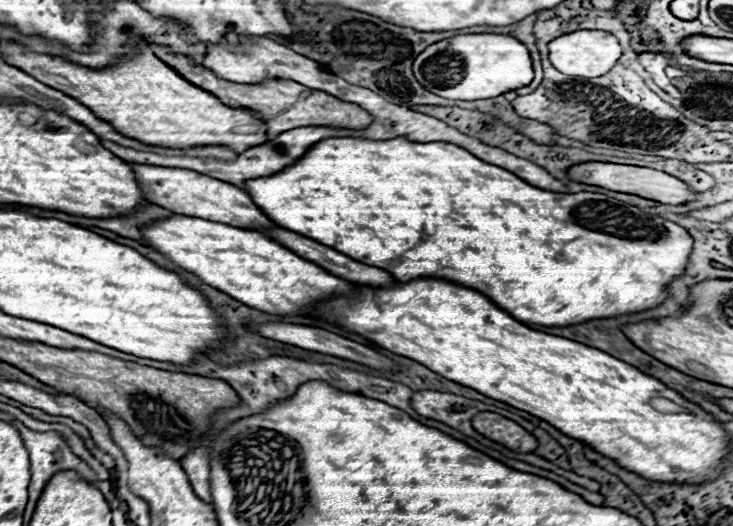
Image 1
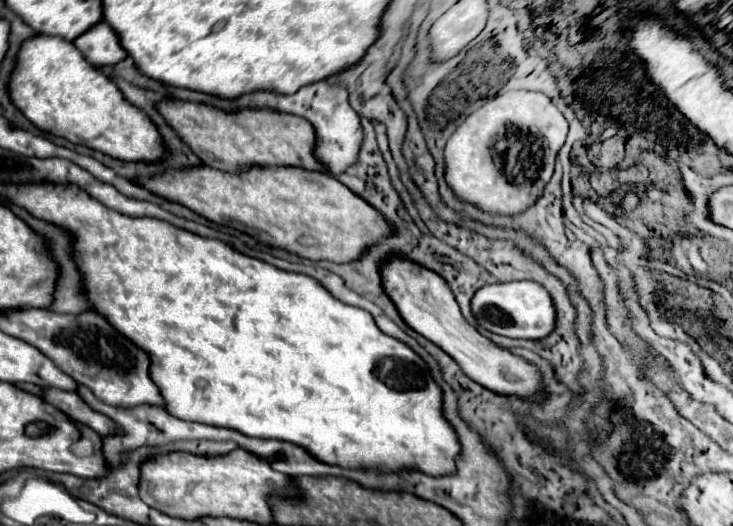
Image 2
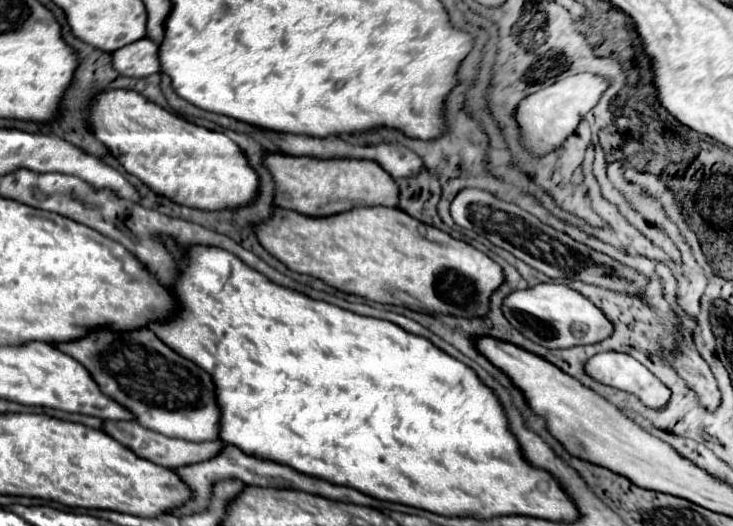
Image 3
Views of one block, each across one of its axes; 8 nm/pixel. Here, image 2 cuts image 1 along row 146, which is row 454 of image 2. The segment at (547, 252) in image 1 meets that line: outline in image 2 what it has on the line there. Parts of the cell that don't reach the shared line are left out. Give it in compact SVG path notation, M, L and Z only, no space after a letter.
M34 186L34 190L6 190L6 194L14 194L14 202L22 202L26 210L30 210L36 218L50 218L50 222L70 230L74 236L74 252L78 258L78 266L84 276L86 284L86 296L92 302L94 310L100 314L106 314L110 318L112 326L118 326L126 338L138 342L148 354L150 354L150 376L154 378L156 386L160 388L166 410L174 414L176 418L188 420L188 422L200 422L208 426L220 426L230 428L236 432L242 432L244 436L252 438L272 438L272 440L284 440L290 444L296 444L310 452L316 460L324 464L334 464L342 468L364 468L364 470L382 470L382 472L402 472L402 470L418 470L422 474L430 476L448 476L456 472L458 454L462 452L462 446L458 442L458 434L450 426L450 422L444 416L442 410L442 388L434 382L430 376L430 370L426 362L404 342L384 334L370 312L362 308L354 308L350 304L344 304L336 300L322 284L314 282L310 276L294 274L276 270L274 266L244 256L236 252L232 246L202 238L198 234L192 234L188 230L176 228L164 220L158 218L130 218L126 214L120 214L116 210L110 210L102 206L100 202L94 202L88 194L82 194L80 190L74 190L74 186Z

